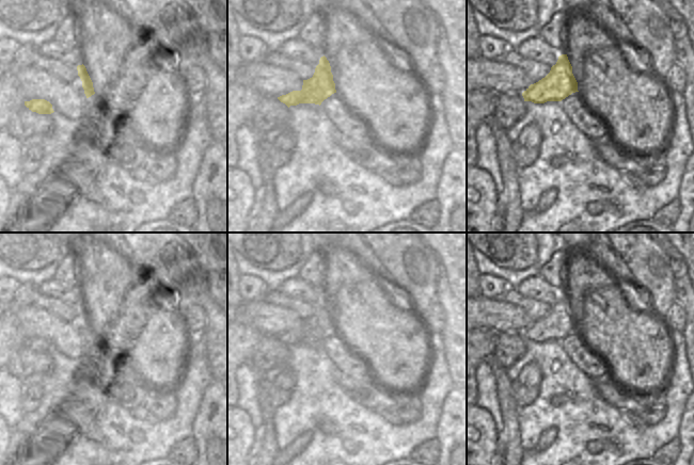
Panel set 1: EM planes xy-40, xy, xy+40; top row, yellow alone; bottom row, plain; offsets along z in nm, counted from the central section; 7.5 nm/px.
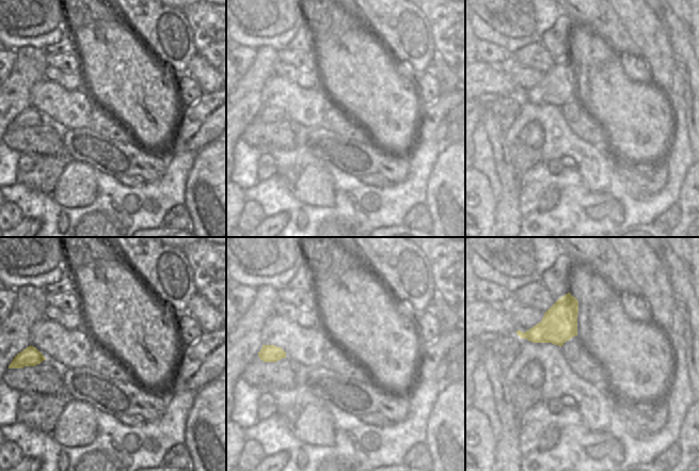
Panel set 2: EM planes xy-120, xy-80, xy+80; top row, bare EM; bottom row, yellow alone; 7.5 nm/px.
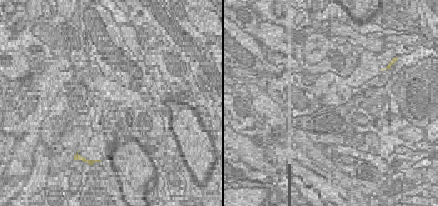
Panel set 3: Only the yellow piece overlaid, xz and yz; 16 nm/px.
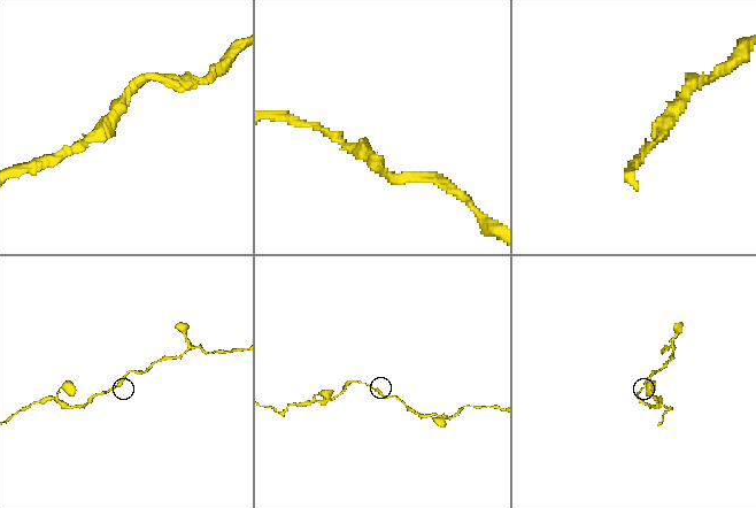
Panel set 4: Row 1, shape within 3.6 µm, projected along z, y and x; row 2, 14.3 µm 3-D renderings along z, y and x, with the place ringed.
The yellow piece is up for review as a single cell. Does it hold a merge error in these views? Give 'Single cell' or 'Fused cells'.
Single cell.

